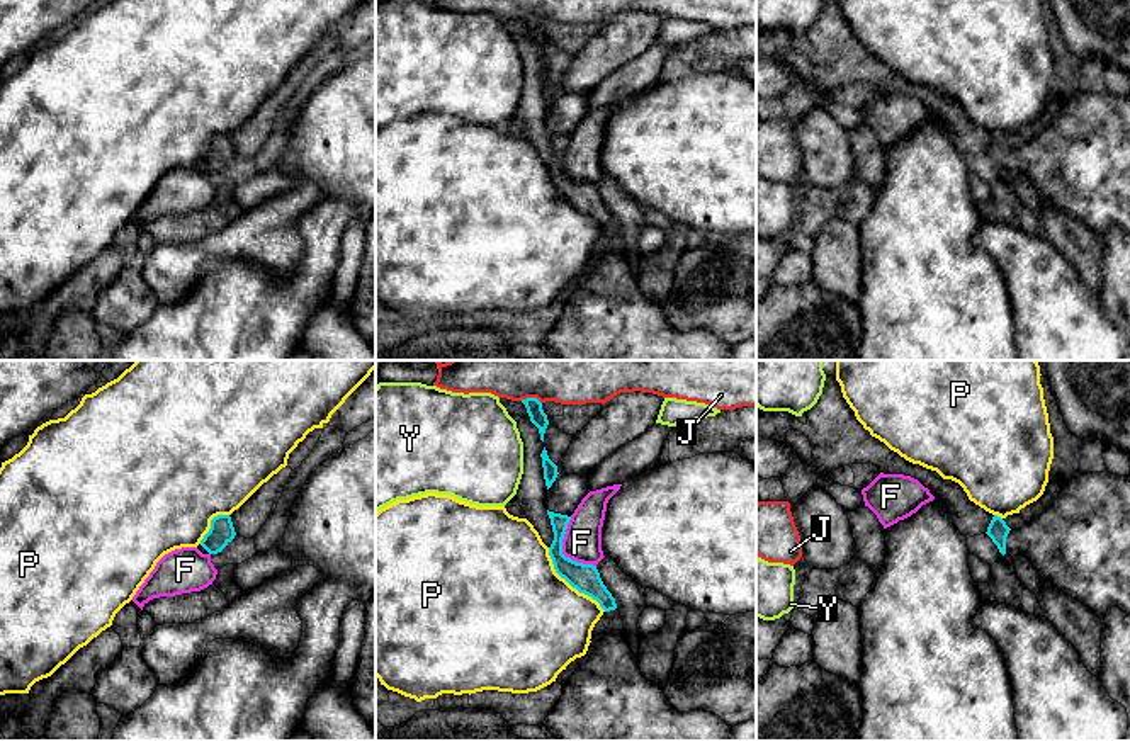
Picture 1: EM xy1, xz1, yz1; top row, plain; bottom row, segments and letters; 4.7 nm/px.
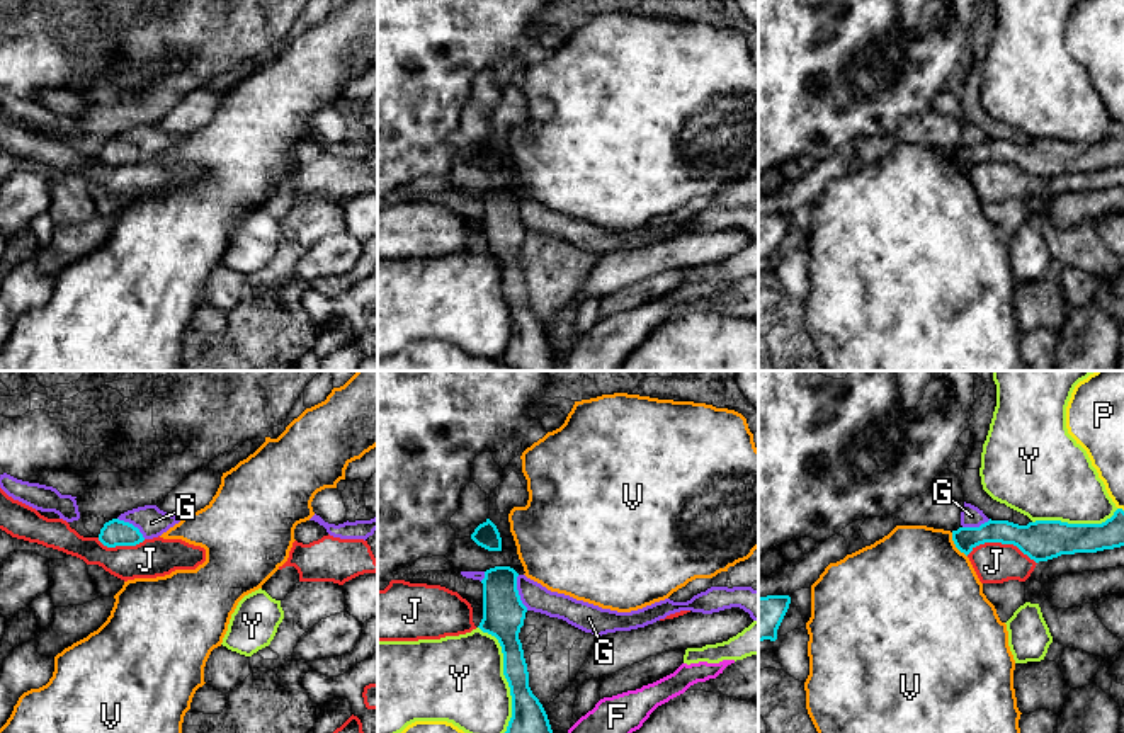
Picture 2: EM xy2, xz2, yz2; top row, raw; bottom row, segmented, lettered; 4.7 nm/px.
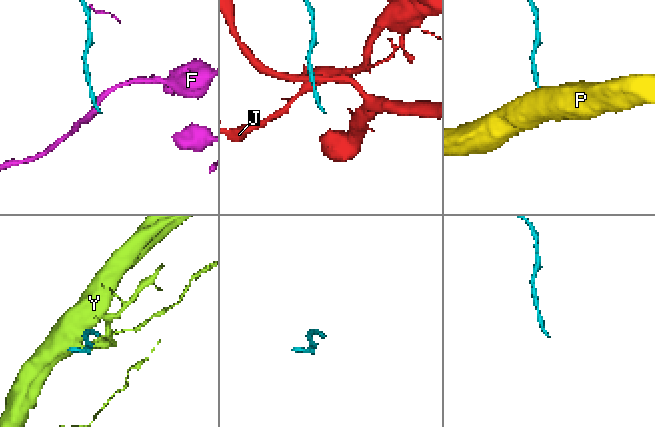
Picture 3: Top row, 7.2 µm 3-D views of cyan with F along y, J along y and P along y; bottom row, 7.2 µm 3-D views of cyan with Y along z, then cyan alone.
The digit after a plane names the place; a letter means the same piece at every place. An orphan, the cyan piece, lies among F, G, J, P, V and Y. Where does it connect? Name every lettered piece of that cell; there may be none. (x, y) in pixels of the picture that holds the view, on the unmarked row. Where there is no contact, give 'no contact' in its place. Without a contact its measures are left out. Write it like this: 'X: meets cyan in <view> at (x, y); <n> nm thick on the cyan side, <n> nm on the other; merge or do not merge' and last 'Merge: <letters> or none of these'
F: meets cyan in xz1 at (561, 170); 140 nm thick on the cyan side, 180 nm on the other; do not merge
G: meets cyan in xz2 at (517, 211); 200 nm thick on the cyan side, 130 nm on the other; do not merge
J: meets cyan in yz2 at (1002, 162); 190 nm thick on the cyan side, 190 nm on the other; do not merge
P: meets cyan in xz1 at (570, 203); 140 nm thick on the cyan side, 500 nm on the other; do not merge
V: meets cyan in yz2 at (954, 162); 110 nm thick on the cyan side, 480 nm on the other; do not merge
Y: meets cyan in xz2 at (507, 300); 200 nm thick on the cyan side, 420 nm on the other; do not merge
Merge: none of these

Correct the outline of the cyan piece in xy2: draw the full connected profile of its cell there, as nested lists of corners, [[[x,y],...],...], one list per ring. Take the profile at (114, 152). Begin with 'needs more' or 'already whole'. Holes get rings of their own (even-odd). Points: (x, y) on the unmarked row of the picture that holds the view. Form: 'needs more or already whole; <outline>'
already whole; [[[112,138],[104,143],[99,153],[99,160],[107,167],[116,165],[136,165],[145,160],[138,146],[129,141]]]

